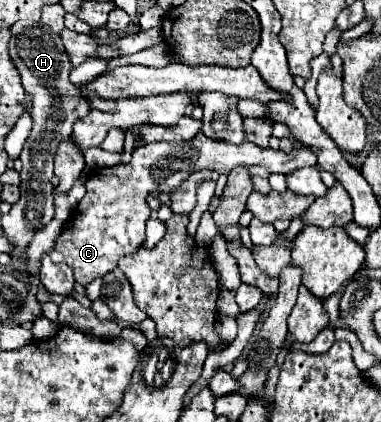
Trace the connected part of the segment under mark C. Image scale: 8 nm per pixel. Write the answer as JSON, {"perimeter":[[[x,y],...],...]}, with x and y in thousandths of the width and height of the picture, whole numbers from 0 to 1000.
{"perimeter":[[[530,308],[520,313],[520,322],[509,322],[509,332],[399,336],[383,346],[362,346],[346,360],[341,389],[331,389],[325,417],[304,417],[304,408],[294,417],[289,408],[268,403],[226,427],[226,464],[210,474],[210,483],[168,531],[126,607],[147,626],[178,626],[194,645],[194,664],[226,678],[241,664],[268,659],[289,640],[299,640],[320,607],[357,597],[362,583],[378,573],[378,531],[394,517],[394,488],[383,483],[388,460],[415,464],[420,450],[446,455],[520,403],[567,403],[577,412],[598,412],[630,389],[677,389],[703,398],[709,408],[756,412],[793,393],[829,393],[829,370],[798,346],[777,346],[756,365],[745,355],[677,351],[651,332],[640,332],[635,341],[598,341],[588,332],[546,327]]]}

